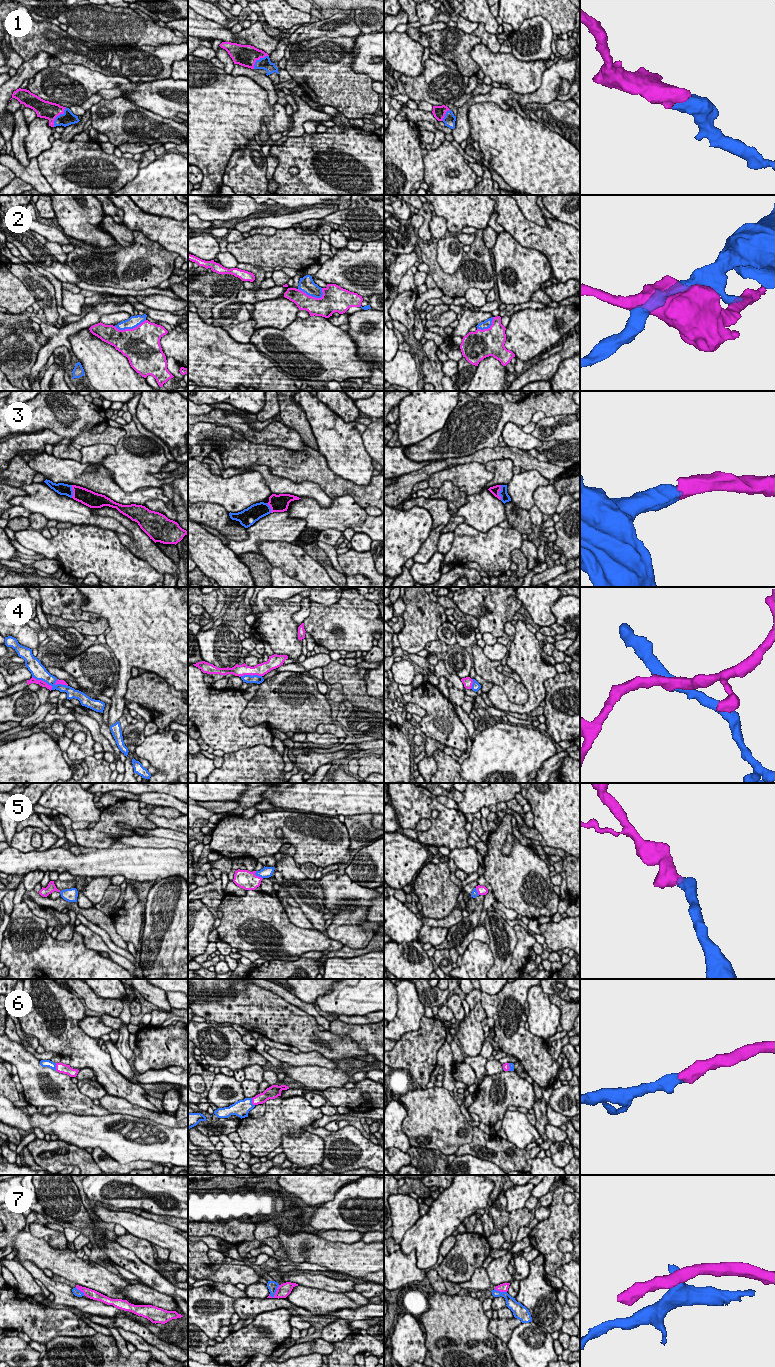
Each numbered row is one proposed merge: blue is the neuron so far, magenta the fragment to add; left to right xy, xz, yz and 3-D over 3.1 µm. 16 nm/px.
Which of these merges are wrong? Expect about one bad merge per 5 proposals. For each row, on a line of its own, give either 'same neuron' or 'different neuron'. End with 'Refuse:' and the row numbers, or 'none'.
1: same neuron
2: different neuron
3: same neuron
4: different neuron
5: same neuron
6: same neuron
7: different neuron
Refuse: 2, 4, 7

